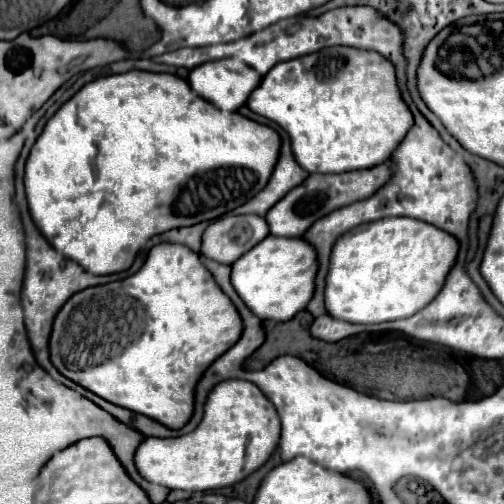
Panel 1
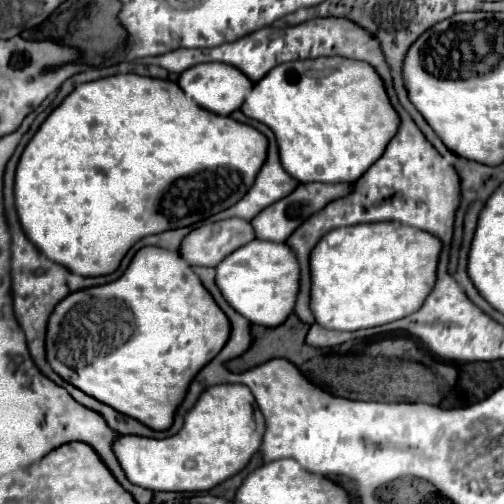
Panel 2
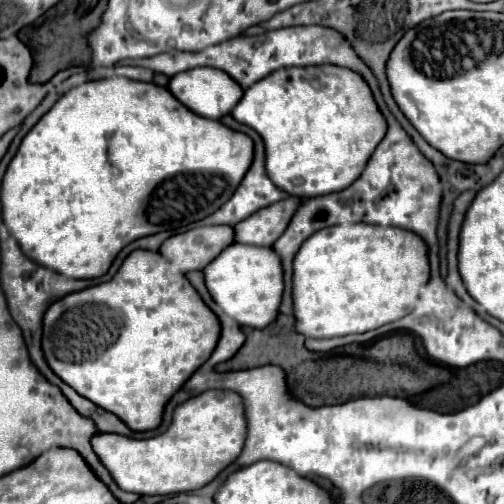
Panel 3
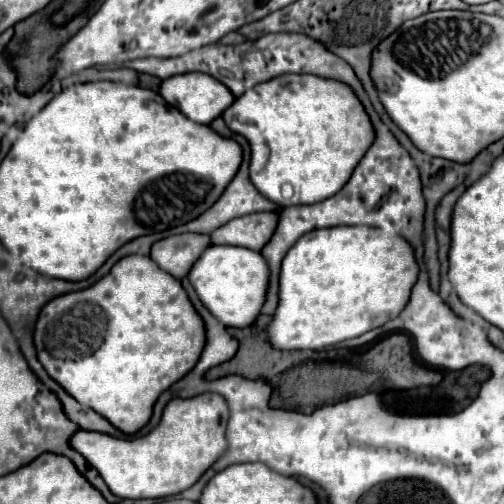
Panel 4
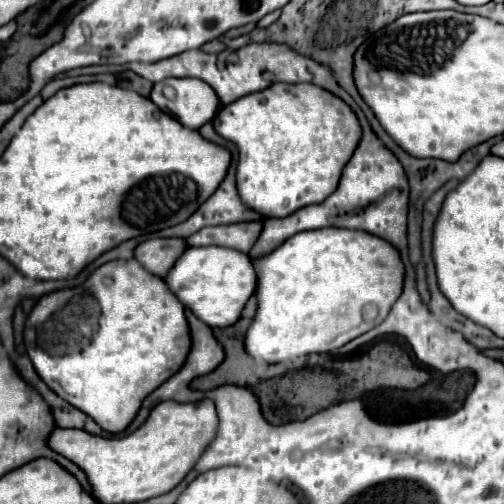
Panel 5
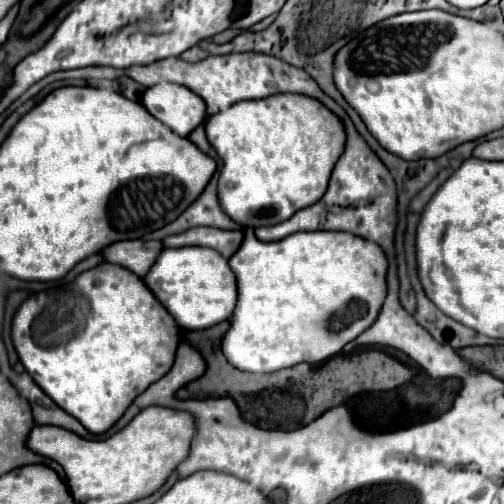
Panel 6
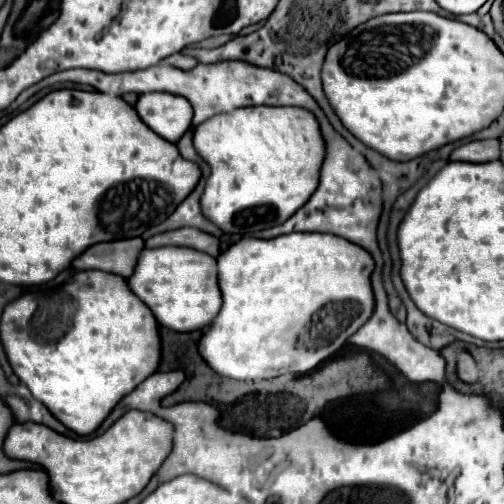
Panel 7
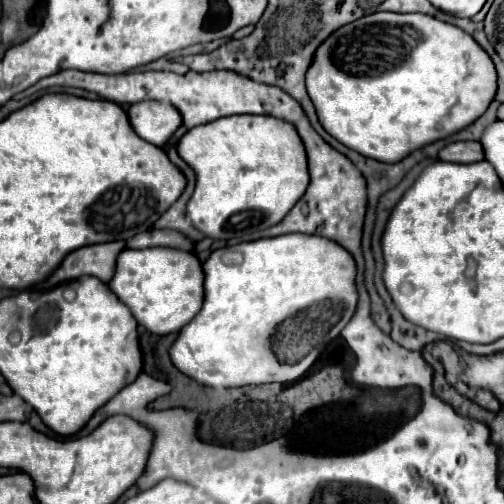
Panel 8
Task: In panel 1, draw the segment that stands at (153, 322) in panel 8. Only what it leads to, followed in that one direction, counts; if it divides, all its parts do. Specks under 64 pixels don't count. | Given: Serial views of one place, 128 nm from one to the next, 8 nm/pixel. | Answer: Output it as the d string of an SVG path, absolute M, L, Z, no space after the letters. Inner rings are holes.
M266 236L232 264L232 284L246 306L262 320L286 322L304 310L314 294L318 274L316 250L304 238Z

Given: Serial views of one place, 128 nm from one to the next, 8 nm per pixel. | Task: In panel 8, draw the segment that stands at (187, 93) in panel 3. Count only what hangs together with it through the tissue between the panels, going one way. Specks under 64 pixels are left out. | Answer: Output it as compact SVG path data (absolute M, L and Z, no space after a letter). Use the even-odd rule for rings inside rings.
M142 100L140 104L132 104L128 116L136 134L156 146L164 146L182 124L180 112L162 100Z

